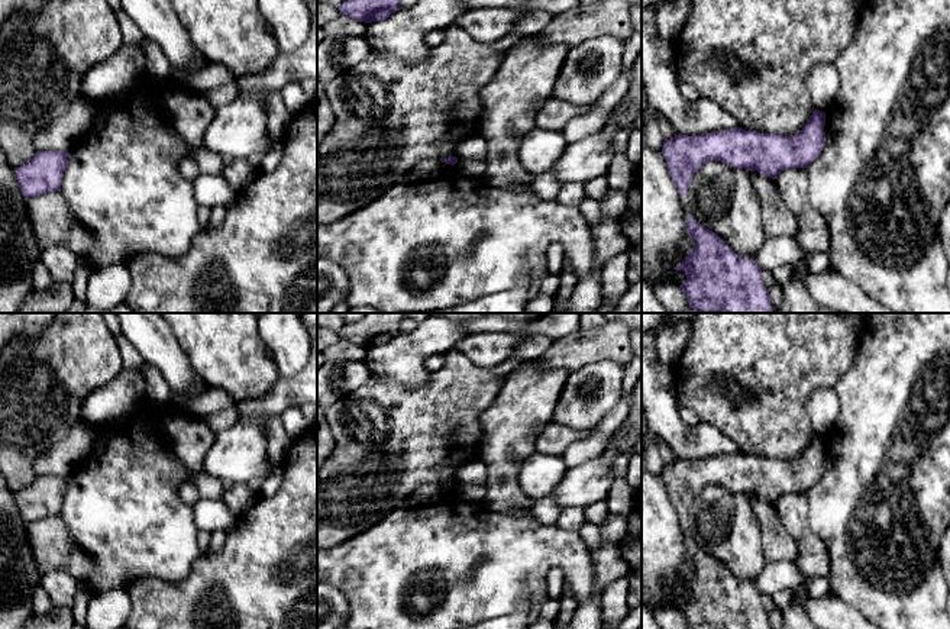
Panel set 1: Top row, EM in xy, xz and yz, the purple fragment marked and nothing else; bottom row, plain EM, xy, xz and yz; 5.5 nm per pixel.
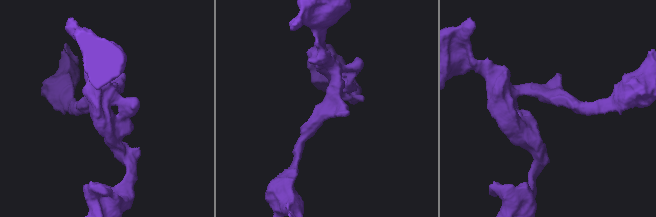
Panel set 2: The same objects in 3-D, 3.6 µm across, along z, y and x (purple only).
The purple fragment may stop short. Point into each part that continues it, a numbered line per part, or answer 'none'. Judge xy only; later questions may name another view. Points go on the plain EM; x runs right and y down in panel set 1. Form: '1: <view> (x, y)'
none

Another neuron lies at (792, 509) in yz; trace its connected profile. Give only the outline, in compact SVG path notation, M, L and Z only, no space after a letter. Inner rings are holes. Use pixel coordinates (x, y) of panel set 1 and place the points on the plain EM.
M788 493L773 504L779 520L796 541L799 555L795 567L805 577L828 577L831 561L828 551L808 523L808 497L807 493Z

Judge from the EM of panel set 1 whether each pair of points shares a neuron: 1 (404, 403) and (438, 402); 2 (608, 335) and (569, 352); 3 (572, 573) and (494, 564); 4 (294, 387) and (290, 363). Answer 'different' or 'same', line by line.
1: same
2: same
3: same
4: different

